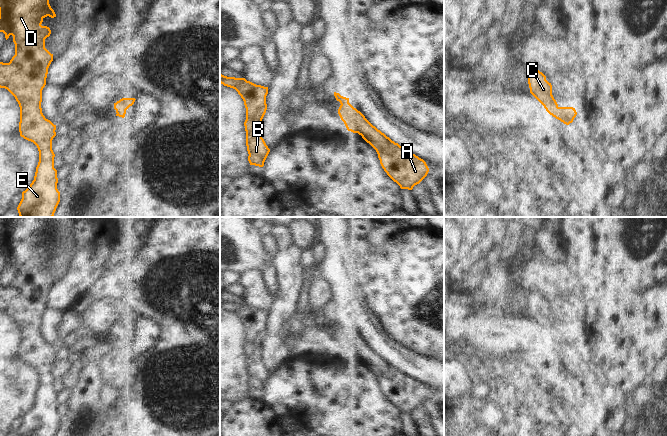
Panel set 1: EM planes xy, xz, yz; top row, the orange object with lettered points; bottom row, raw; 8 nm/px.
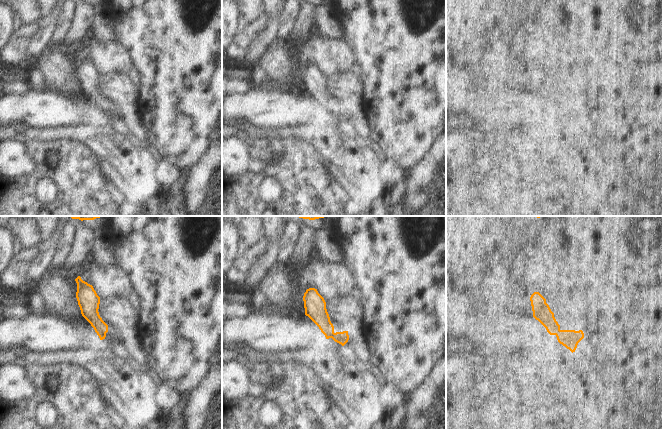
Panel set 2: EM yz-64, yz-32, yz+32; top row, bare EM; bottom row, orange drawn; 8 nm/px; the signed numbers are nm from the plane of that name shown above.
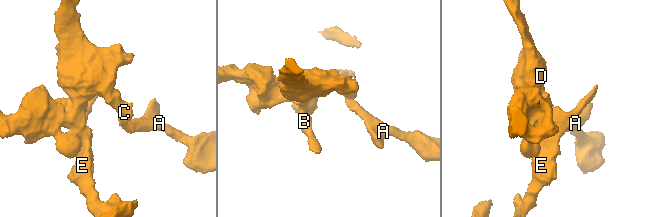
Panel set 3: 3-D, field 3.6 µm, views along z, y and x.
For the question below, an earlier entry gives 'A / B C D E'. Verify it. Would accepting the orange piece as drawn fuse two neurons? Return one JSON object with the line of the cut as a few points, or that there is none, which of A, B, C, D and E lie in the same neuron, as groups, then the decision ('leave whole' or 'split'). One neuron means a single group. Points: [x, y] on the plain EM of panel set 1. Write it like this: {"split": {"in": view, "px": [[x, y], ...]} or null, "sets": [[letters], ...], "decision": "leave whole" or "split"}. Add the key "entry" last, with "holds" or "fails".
{"split": null, "sets": [["A", "B", "C", "D", "E"]], "decision": "leave whole", "entry": "fails"}

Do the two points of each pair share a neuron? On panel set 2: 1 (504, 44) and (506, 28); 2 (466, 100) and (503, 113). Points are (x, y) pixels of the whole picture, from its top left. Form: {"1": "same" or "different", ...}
{"1": "different", "2": "same"}

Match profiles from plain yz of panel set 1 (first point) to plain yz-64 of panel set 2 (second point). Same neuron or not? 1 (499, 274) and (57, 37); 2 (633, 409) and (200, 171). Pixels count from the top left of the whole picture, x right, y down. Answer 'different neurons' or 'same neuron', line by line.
1: different neurons
2: same neuron

